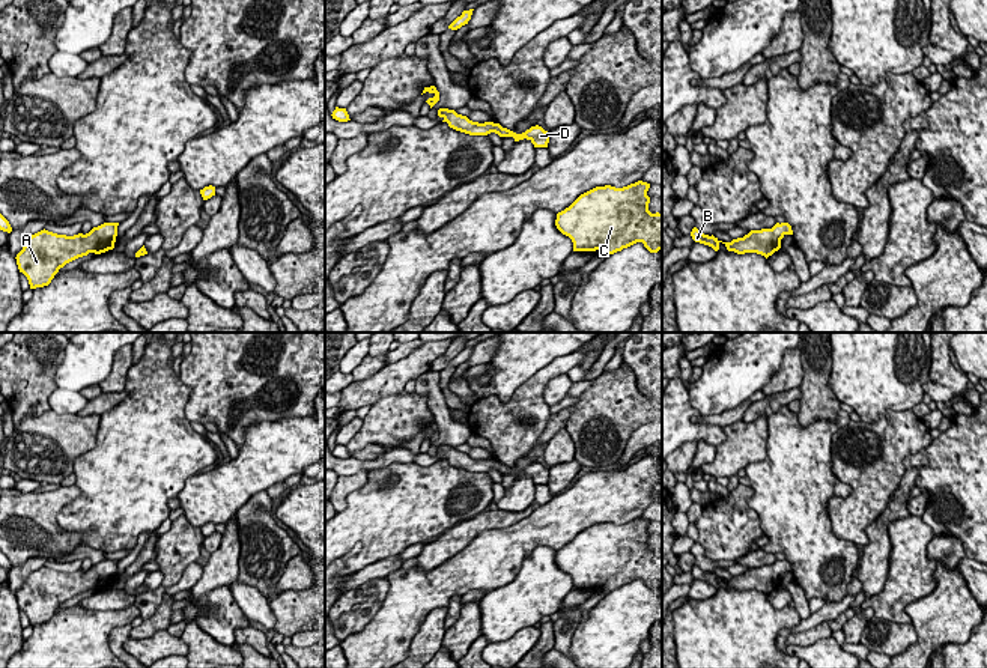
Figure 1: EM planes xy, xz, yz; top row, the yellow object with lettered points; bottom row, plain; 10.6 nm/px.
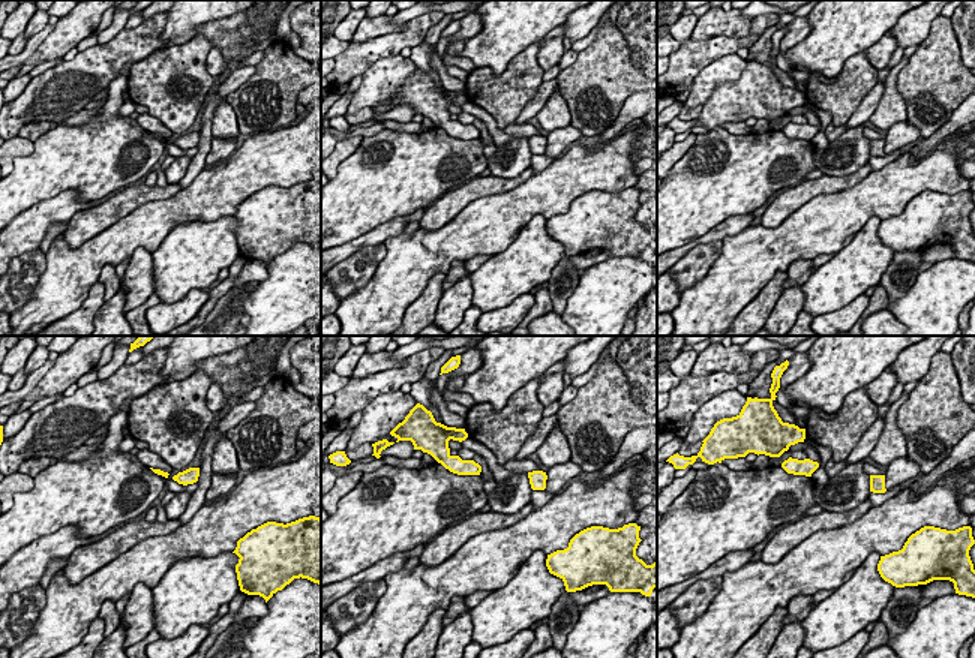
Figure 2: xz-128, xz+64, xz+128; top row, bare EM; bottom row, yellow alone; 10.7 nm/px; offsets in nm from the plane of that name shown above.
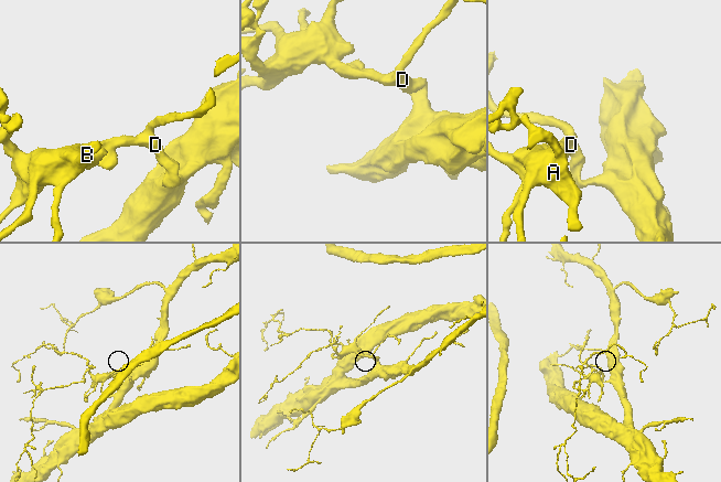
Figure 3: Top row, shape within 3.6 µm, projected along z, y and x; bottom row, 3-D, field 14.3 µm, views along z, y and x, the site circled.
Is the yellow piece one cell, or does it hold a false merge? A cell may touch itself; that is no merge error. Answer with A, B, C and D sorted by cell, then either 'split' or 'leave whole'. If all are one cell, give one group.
A B C D; leave whole

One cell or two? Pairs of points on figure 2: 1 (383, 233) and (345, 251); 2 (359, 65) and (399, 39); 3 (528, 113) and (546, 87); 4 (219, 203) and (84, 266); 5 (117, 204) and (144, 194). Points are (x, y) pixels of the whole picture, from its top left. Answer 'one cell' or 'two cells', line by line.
1: one cell
2: one cell
3: one cell
4: one cell
5: one cell

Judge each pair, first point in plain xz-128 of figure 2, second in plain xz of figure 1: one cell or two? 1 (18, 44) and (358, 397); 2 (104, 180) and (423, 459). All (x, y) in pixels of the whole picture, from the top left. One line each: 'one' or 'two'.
1: two
2: two

